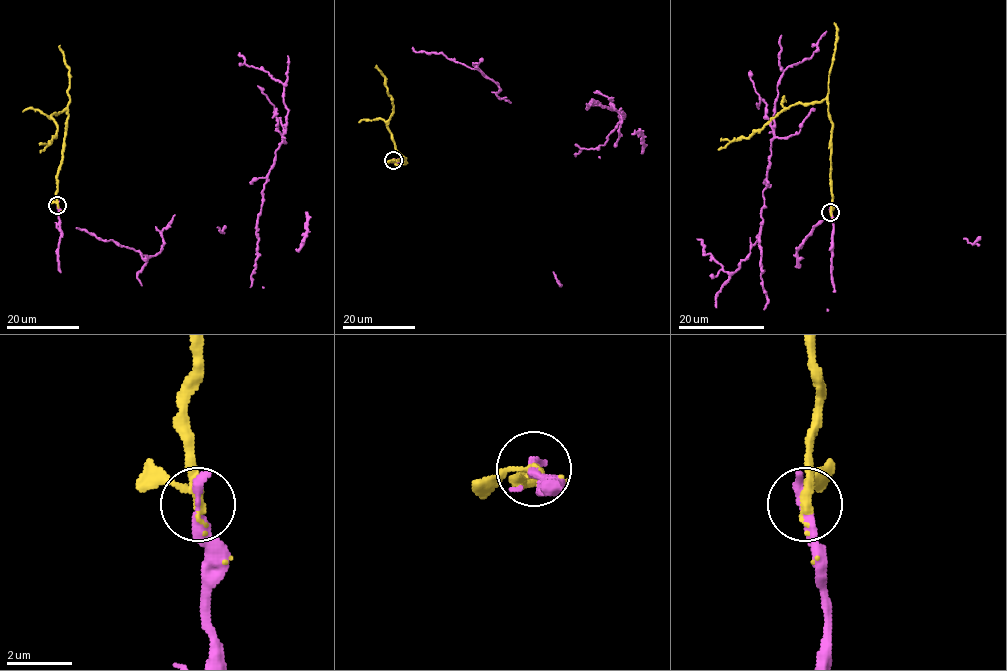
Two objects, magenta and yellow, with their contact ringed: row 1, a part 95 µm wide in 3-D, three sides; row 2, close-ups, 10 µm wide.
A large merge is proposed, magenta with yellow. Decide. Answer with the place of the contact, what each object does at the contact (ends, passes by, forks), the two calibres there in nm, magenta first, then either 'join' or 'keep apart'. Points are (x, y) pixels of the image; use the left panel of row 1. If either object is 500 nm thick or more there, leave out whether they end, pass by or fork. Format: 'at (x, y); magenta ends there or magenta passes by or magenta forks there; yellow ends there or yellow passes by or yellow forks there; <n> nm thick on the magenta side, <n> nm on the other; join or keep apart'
at (57, 205); magenta ends there; yellow passes by; 380 nm thick on the magenta side, 240 nm on the other; join

